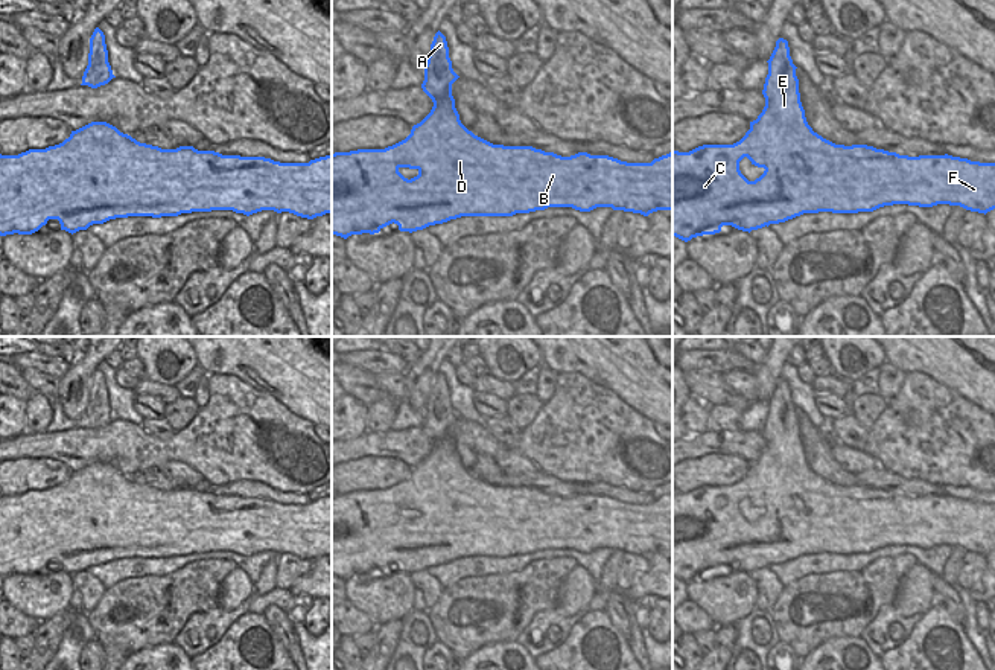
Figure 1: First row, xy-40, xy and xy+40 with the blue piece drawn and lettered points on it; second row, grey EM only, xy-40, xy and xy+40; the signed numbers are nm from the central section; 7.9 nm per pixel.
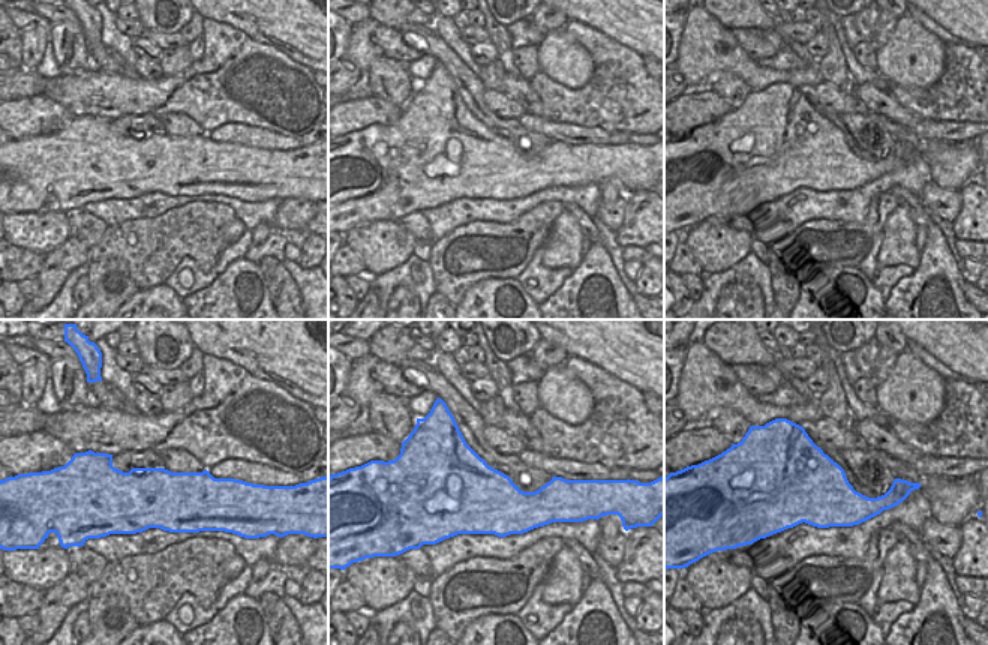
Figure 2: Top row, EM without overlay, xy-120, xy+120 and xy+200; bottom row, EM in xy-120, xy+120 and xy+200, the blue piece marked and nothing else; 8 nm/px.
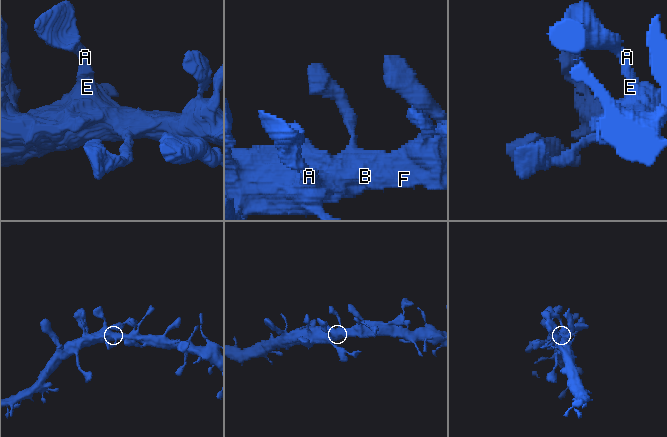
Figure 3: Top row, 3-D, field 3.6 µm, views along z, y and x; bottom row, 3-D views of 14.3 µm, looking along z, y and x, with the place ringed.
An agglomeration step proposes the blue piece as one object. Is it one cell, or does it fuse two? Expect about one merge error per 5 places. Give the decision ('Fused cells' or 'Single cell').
Single cell.

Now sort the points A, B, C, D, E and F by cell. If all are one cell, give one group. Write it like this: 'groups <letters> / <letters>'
groups A B C D E F

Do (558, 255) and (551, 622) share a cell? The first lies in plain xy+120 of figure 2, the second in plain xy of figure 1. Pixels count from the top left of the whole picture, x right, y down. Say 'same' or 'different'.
different

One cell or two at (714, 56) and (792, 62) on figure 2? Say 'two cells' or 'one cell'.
two cells

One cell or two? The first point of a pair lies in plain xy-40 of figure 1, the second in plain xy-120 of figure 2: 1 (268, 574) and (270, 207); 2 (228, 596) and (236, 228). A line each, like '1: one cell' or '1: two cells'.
1: two cells
2: one cell

